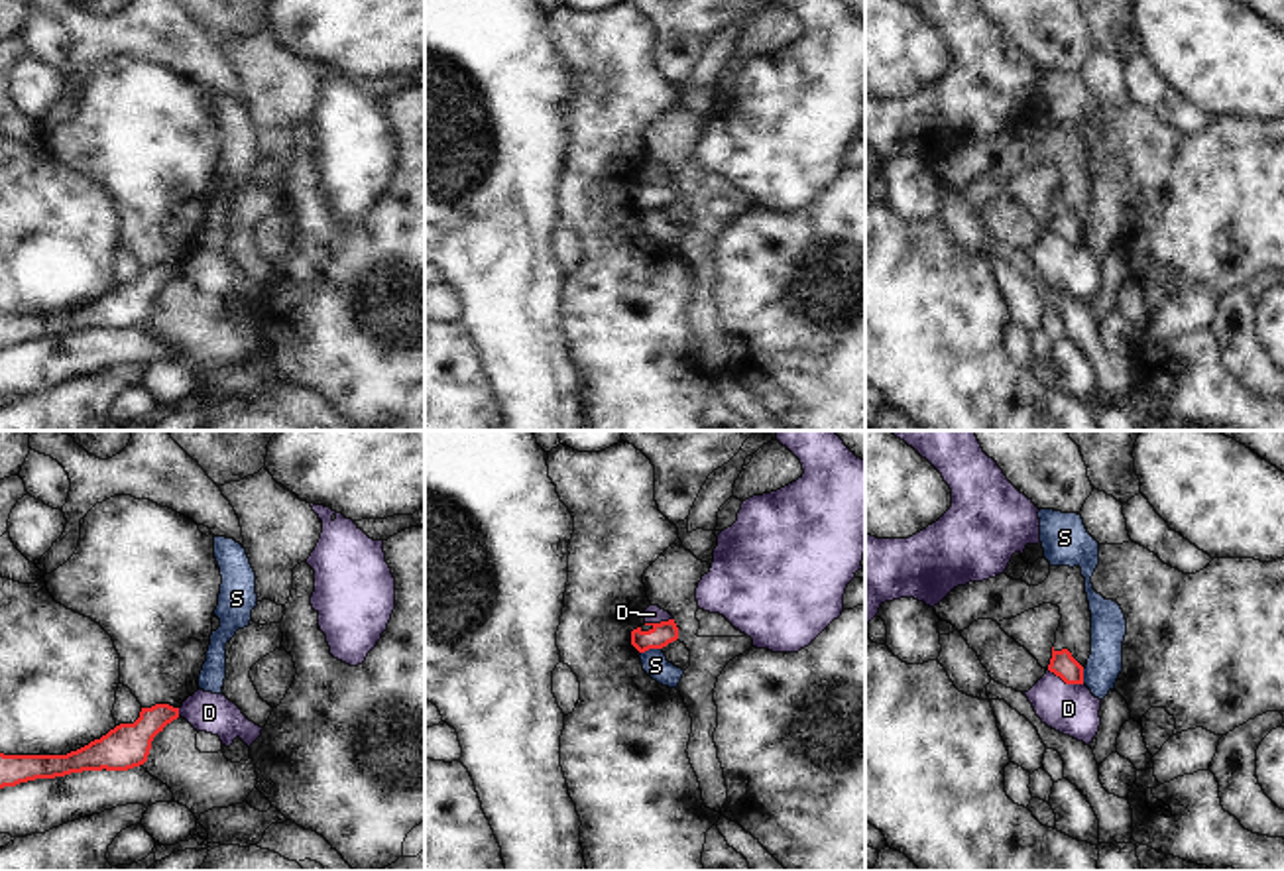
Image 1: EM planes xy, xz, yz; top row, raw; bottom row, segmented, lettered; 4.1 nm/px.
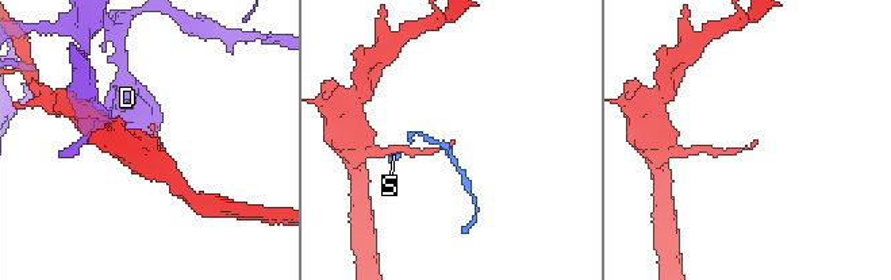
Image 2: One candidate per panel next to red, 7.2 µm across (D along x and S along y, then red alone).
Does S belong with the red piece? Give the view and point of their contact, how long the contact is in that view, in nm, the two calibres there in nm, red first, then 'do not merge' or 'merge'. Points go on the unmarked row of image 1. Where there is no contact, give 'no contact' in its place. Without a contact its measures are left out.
xz (651, 207) | 90 nm | 90/100 nm | do not merge

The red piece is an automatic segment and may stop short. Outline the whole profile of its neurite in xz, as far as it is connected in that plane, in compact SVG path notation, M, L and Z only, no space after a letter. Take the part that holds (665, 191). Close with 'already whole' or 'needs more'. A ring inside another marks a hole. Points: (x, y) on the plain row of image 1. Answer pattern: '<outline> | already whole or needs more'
M674 179L661 181L661 183L645 183L651 189L643 191L641 187L631 191L631 204L639 210L645 212L649 208L663 208L669 203L678 199L678 187Z | already whole

